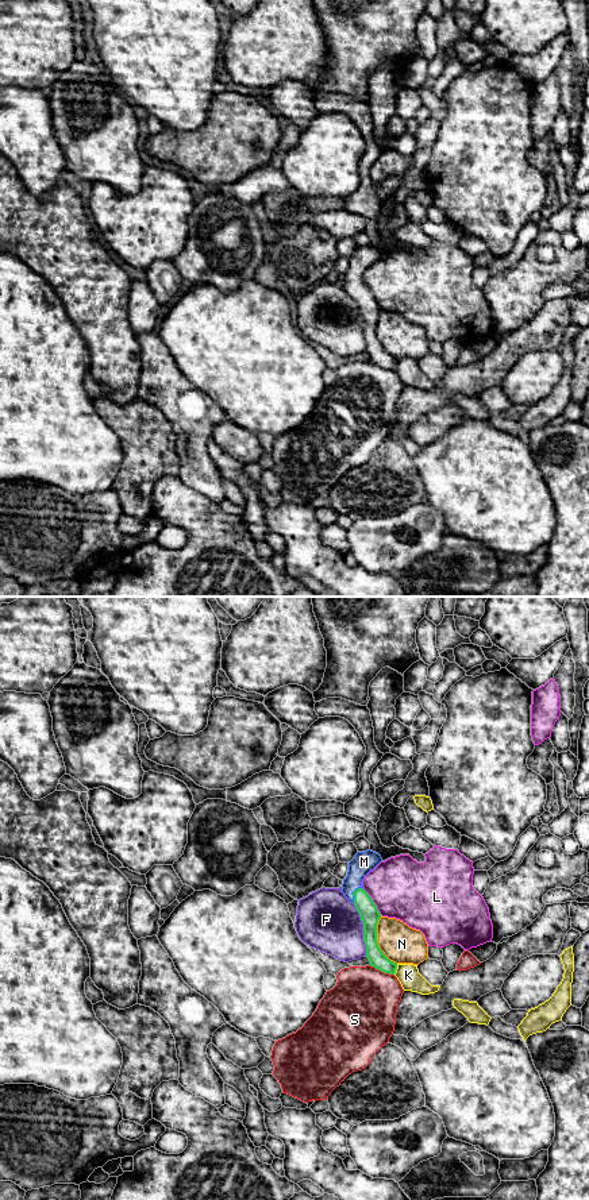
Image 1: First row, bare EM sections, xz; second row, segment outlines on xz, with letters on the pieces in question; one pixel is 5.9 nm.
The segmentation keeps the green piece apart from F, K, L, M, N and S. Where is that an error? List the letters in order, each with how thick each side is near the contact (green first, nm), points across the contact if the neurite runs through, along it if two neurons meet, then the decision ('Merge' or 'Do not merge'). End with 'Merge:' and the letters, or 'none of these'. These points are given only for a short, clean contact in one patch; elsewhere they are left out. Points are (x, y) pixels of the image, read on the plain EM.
F: Thickness 120 nm (green) against 360 nm. Do not merge
K: Thickness 100 nm (green) against 130 nm. Boundary: xz (397, 359), (393, 369). Do not merge
L: Thickness 120 nm (green) against 360 nm. Boundary: xz (362, 284), (381, 309). Do not merge
M: Thickness 120 nm (green) against 130 nm. Path across: xz (369, 309), (365, 300), (353, 288), (354, 271), (364, 257). Merge
N: Thickness 120 nm (green) against 220 nm. Do not merge
S: Thickness 100 nm (green) against 420 nm. Do not merge
Merge: M

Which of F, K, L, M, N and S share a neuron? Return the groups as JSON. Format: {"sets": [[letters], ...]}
{"sets": [["F"], ["K"], ["L"], ["M"], ["N"], ["S"]]}

